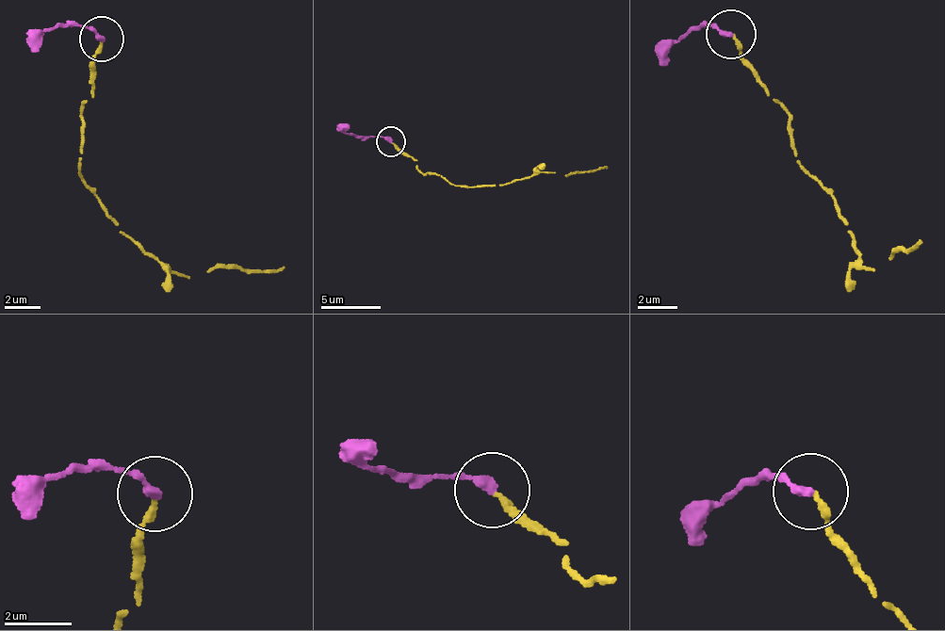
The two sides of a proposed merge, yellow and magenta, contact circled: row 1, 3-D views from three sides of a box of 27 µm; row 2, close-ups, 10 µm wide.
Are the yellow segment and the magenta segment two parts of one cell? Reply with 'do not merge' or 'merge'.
merge

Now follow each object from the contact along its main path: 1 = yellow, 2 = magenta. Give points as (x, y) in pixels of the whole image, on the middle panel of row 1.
1: (392, 143), (411, 155), (425, 175), (442, 178), (458, 186), (498, 185), (548, 173), (606, 169)
2: (392, 140), (347, 134), (346, 123)

